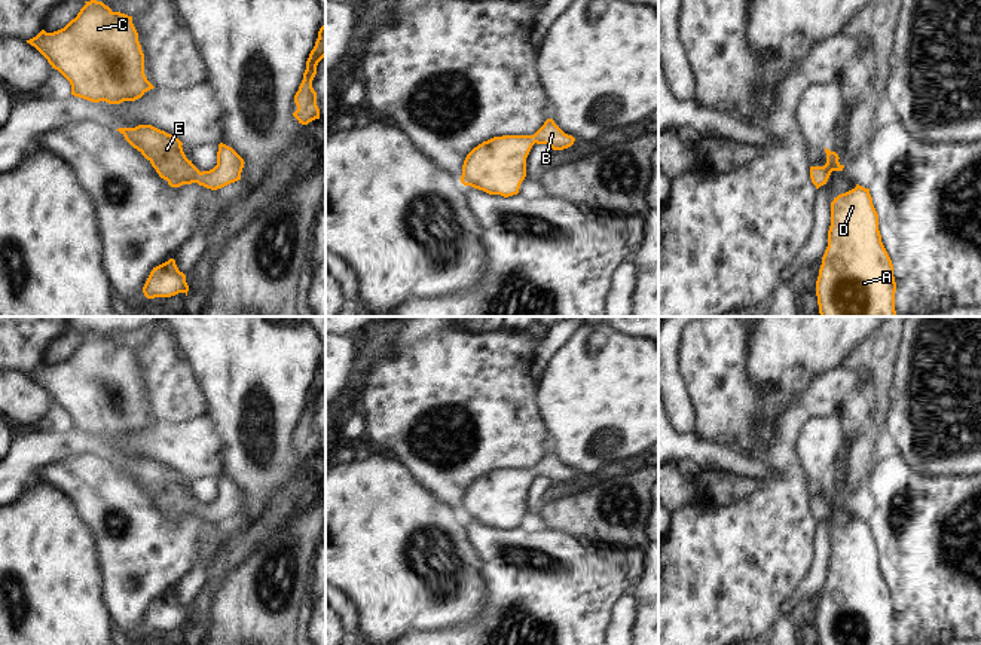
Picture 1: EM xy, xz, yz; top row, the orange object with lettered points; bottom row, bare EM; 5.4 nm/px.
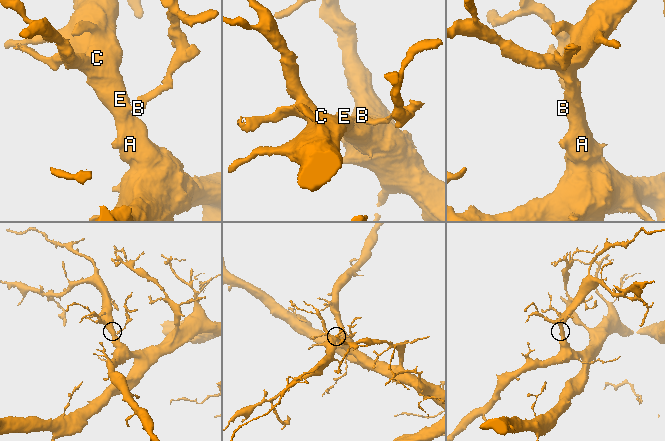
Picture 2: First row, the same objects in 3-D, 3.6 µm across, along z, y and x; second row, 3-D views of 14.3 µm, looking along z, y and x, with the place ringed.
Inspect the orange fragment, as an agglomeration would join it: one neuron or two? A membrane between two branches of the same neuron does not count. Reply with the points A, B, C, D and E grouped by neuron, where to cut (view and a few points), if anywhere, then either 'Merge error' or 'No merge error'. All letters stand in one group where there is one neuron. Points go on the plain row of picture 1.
Groups: A B C D E. No split. No merge error

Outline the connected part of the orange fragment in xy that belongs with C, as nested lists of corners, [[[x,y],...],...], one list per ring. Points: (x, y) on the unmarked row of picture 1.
[[[91,333],[64,361],[46,366],[42,363],[27,373],[71,418],[71,428],[100,435],[120,437],[135,434],[155,419],[144,407],[144,386],[132,349],[113,345],[103,334]]]

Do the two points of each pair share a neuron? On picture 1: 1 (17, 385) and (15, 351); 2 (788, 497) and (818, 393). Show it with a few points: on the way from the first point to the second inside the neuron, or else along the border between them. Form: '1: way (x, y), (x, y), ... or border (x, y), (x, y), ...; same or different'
1: border (15, 369), (26, 375); different
2: way (788, 471), (788, 425), (795, 418); same

